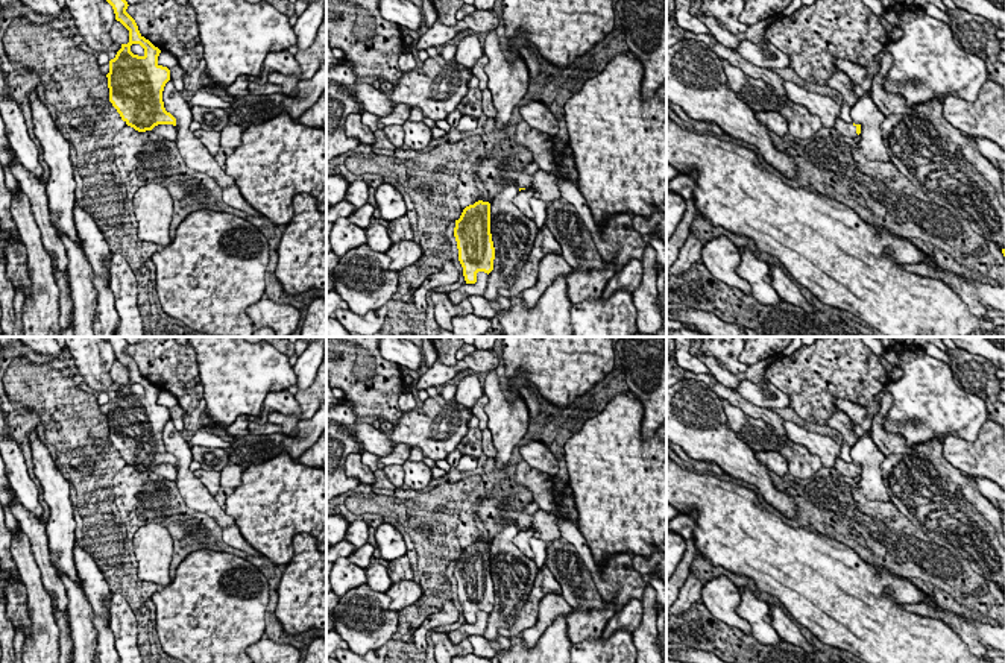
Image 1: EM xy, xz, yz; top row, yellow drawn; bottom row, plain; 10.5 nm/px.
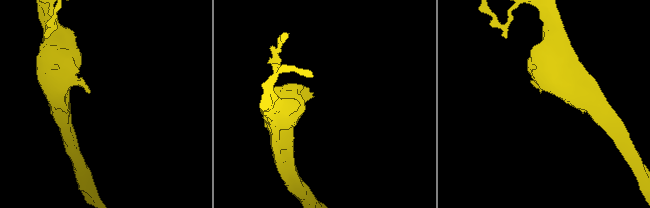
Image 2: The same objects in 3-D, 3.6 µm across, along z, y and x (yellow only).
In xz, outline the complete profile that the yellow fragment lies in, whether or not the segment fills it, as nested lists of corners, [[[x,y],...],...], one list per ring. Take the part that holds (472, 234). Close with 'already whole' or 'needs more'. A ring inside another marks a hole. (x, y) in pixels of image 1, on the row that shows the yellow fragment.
[[[478,200],[455,220],[454,237],[466,284],[477,282],[477,273],[493,270],[495,247],[490,234],[490,203]]]; already whole

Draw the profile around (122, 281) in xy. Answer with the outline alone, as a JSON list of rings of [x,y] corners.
[[[112,255],[109,269],[109,288],[118,314],[114,337],[144,337],[143,322],[137,305],[138,284],[126,258]]]

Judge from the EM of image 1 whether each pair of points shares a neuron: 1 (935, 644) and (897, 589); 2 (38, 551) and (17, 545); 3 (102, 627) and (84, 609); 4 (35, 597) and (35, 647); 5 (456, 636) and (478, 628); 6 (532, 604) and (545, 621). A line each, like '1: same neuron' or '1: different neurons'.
1: same neuron
2: different neurons
3: different neurons
4: same neuron
5: same neuron
6: different neurons

